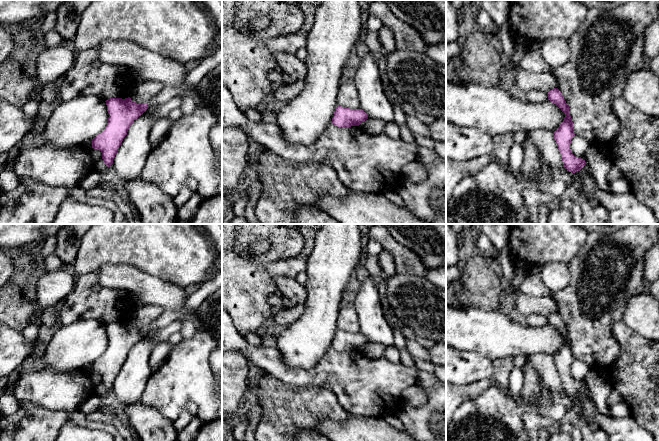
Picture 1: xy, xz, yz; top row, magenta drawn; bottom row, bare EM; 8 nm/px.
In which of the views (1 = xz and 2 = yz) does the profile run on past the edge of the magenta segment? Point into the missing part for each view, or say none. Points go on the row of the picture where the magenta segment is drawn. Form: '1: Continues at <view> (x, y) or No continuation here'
1: No continuation here
2: No continuation here

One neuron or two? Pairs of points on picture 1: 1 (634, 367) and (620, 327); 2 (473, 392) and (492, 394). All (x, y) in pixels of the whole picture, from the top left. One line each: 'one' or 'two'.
1: one
2: two

